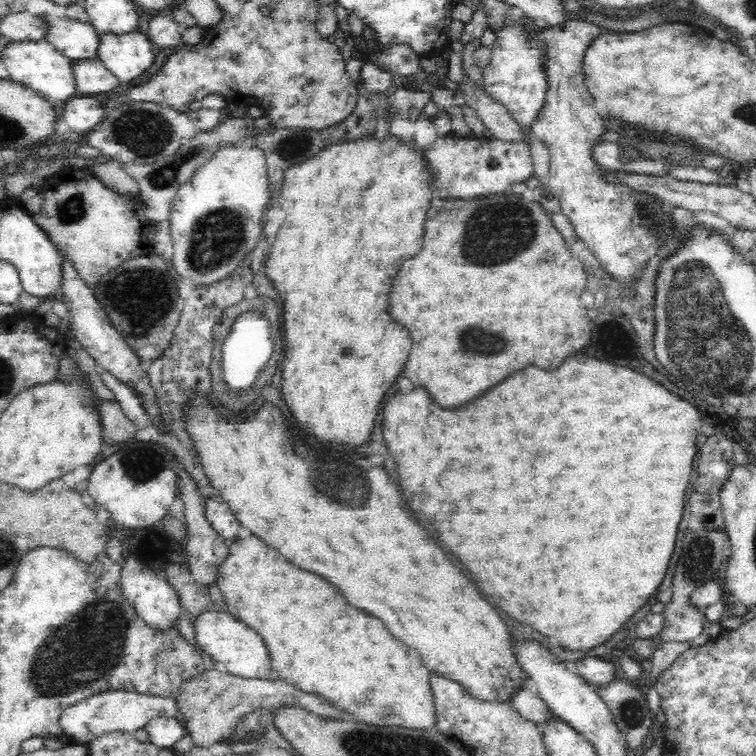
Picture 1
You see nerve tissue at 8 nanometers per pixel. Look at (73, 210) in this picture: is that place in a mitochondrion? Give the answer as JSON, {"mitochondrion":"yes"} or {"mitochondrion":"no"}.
{"mitochondrion":"yes"}

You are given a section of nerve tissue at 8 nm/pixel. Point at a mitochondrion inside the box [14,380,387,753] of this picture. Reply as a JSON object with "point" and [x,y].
{"point":[88,648]}

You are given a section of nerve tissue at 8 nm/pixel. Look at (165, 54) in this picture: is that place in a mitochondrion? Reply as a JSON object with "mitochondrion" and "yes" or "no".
{"mitochondrion":"no"}

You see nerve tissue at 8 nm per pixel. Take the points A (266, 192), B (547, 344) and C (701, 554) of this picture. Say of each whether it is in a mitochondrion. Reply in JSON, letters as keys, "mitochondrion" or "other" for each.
{"A":"other","B":"other","C":"mitochondrion"}

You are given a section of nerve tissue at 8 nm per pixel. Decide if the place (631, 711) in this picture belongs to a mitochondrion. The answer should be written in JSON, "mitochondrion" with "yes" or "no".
{"mitochondrion":"yes"}

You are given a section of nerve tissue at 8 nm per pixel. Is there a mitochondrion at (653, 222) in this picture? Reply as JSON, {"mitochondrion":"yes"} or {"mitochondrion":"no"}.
{"mitochondrion":"yes"}

